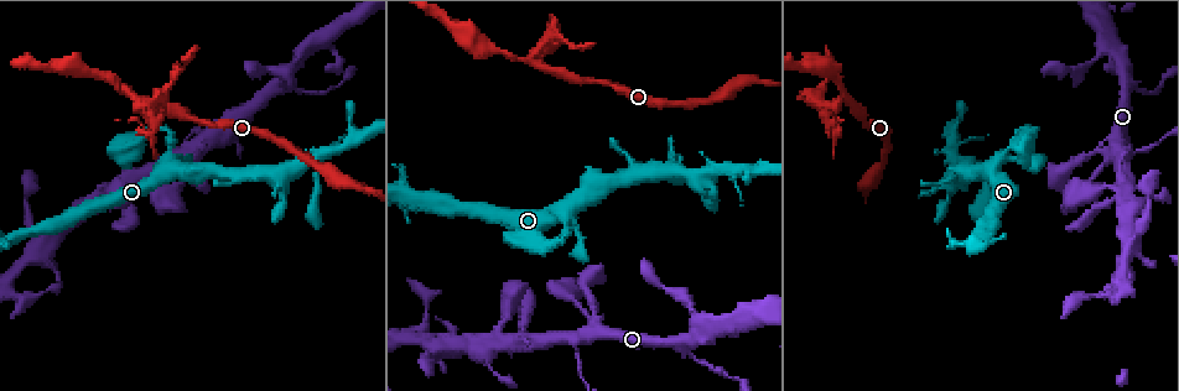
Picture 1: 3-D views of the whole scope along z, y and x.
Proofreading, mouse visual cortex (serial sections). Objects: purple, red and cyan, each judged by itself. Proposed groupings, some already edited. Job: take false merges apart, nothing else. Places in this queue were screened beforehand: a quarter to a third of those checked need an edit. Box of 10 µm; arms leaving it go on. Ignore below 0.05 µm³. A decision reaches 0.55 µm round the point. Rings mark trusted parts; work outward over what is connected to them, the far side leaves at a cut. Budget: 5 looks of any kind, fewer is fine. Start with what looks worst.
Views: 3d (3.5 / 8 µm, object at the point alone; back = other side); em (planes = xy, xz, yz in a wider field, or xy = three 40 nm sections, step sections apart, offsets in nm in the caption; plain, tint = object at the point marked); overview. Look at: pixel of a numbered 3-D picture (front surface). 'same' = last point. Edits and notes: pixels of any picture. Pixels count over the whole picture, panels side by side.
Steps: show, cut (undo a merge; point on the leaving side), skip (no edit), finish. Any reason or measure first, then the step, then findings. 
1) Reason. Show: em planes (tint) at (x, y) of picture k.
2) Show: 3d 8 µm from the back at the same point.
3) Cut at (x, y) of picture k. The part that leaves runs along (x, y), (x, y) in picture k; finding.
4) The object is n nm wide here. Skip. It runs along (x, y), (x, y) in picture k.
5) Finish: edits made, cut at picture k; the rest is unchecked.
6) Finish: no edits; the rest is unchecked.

Three-way junction. Show: 3d 3.5 µm at (135, 97) of picture 1.

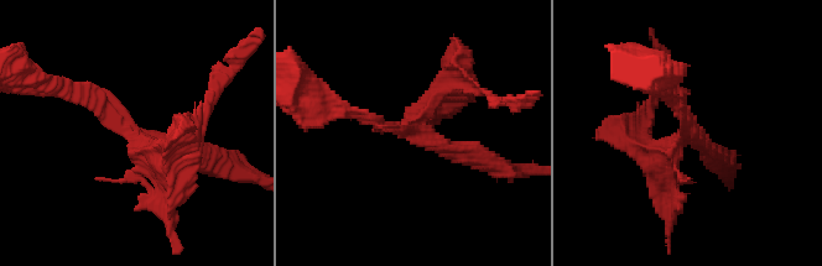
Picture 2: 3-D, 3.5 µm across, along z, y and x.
Now the EM. Show: em xy step 2 (tint) at (695, 137) of picture 2.

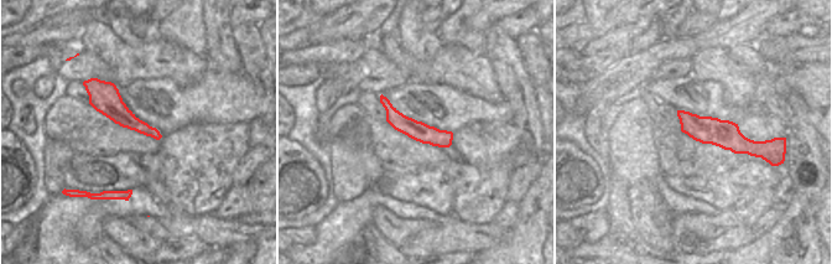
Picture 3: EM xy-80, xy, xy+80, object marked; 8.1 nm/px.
Another direction. Show: em planes (tint) at the same point.

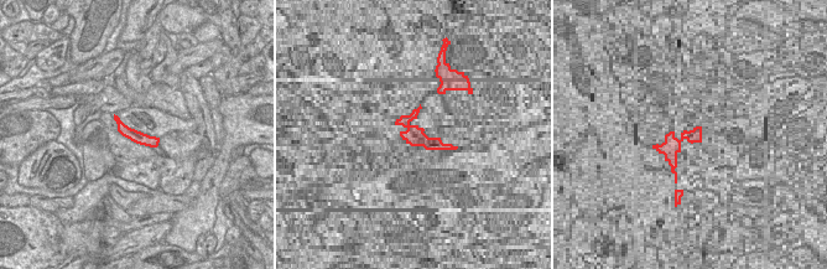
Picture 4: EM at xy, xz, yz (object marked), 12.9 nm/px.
Cut at (161, 158) of picture 2. The part that leaves runs along (417, 124), (454, 79), (489, 95) in picture 2; a second cell is stuck on.

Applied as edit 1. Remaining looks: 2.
Small branch off a trunk. Show: 3d 3.5 µm at (589, 331) of picture 1.

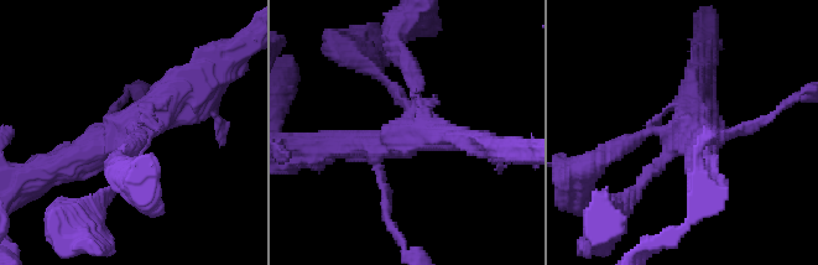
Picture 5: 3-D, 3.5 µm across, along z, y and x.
Show: em planes (tint) at (129, 129) of picture 5.

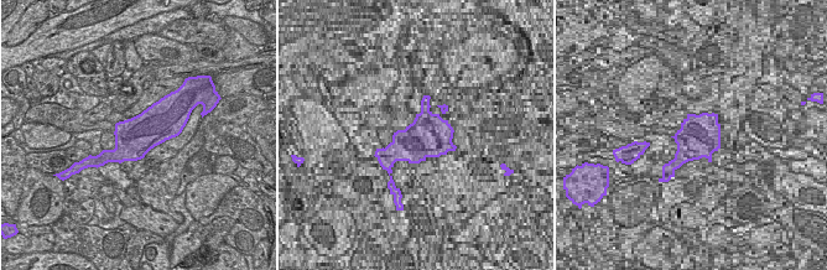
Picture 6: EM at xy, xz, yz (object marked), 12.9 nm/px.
Skip. It runs along (196, 73), (108, 146), (58, 165) in picture 5; continuous, no second cell.

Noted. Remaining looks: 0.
Finish: edits made, cut at picture 2; the rest is unchecked.

